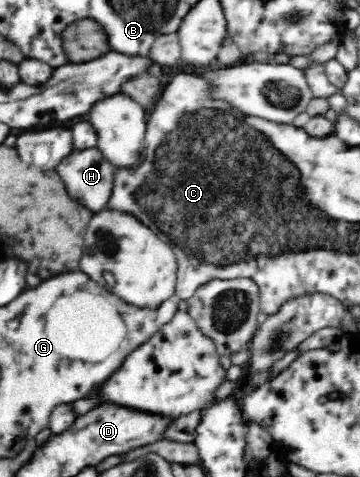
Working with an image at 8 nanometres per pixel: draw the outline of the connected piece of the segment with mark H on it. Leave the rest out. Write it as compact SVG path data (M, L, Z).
M98 147L86 148L83 150L73 150L73 153L64 158L55 168L60 175L64 186L70 197L80 202L93 214L107 208L110 197L114 193L114 173L116 169L112 163L100 152Z

